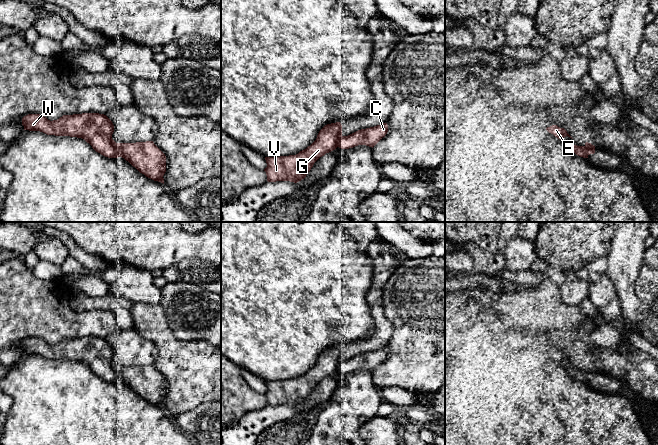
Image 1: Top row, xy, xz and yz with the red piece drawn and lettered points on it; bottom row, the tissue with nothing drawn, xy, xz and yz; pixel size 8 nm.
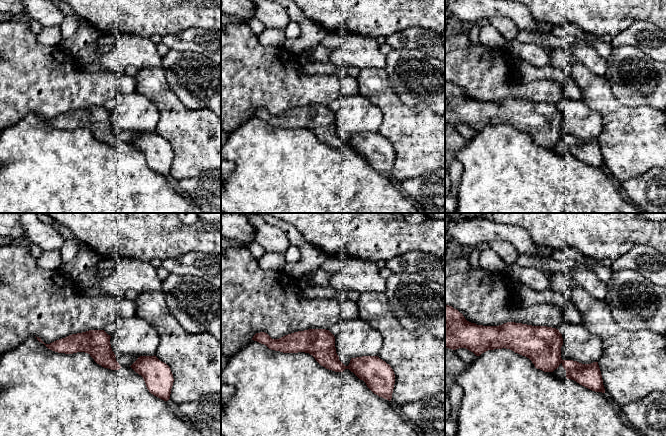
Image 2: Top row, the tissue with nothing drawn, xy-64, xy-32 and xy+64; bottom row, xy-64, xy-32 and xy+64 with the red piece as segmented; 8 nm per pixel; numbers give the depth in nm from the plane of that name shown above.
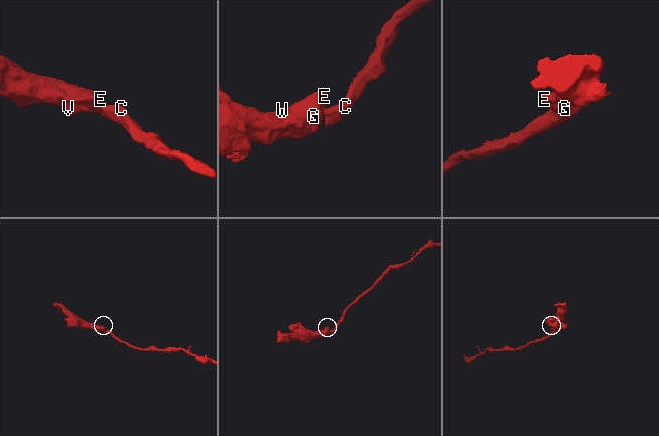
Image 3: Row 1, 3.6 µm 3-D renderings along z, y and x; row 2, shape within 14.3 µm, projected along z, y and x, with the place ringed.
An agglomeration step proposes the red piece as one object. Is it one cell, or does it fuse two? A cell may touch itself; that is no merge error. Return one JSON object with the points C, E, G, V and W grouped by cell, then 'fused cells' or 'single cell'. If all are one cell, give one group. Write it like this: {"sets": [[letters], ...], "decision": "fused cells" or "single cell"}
{"sets": [["C"], ["E", "G", "V", "W"]], "decision": "fused cells"}

